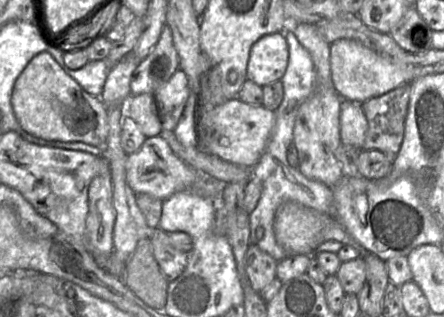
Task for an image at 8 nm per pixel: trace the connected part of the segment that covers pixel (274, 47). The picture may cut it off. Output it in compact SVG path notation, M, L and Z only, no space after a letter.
M283 32L267 34L251 50L247 79L263 87L282 79L288 66L289 47Z

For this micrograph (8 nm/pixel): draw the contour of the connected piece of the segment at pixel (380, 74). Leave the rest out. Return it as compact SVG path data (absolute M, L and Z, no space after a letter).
M340 39L331 44L330 66L332 81L340 97L361 104L413 82L412 71L401 70L374 50L352 39Z

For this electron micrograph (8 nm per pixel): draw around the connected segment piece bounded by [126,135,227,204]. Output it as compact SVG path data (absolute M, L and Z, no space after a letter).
M160 135L146 138L141 148L128 156L126 173L128 184L136 193L147 193L162 200L176 192L192 190L219 204L227 184L189 166L173 152Z

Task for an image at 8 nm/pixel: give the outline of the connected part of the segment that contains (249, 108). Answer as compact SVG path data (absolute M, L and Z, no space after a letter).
M238 98L227 99L225 102L223 102L220 105L217 105L213 110L211 110L209 112L207 112L206 108L198 108L198 106L197 106L197 147L215 155L215 156L218 156L221 159L226 160L228 162L252 169L259 161L261 155L263 154L263 152L267 146L267 143L271 137L272 130L275 125L275 120L276 120L276 117L275 117L274 111L271 111L271 110L265 108L263 105L254 106L254 105L251 105L248 103L244 103L243 101L241 101Z

